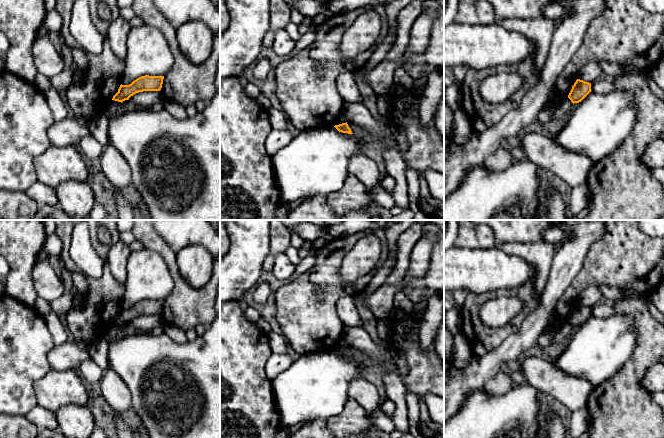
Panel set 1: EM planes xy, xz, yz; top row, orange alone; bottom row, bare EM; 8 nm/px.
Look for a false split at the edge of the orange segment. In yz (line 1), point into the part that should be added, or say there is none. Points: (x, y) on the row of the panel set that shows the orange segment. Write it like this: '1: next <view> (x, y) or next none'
1: next none

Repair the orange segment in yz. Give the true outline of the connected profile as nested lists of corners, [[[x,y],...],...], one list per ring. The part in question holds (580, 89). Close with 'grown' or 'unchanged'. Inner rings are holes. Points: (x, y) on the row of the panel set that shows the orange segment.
[[[577,79],[572,89],[568,95],[568,98],[571,102],[579,103],[581,102],[590,92],[591,92],[591,83],[585,82],[583,80]]]; unchanged

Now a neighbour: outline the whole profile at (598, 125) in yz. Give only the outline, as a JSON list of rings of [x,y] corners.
[[[615,89],[608,94],[590,92],[573,109],[565,127],[553,138],[563,148],[588,157],[593,163],[614,153],[628,137],[637,117],[635,98]]]

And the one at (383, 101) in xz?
[[[388,94],[377,96],[377,108],[380,114],[387,117],[391,107],[391,100]]]

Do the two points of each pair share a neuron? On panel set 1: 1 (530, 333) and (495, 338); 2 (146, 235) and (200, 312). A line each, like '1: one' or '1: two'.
1: two
2: one

